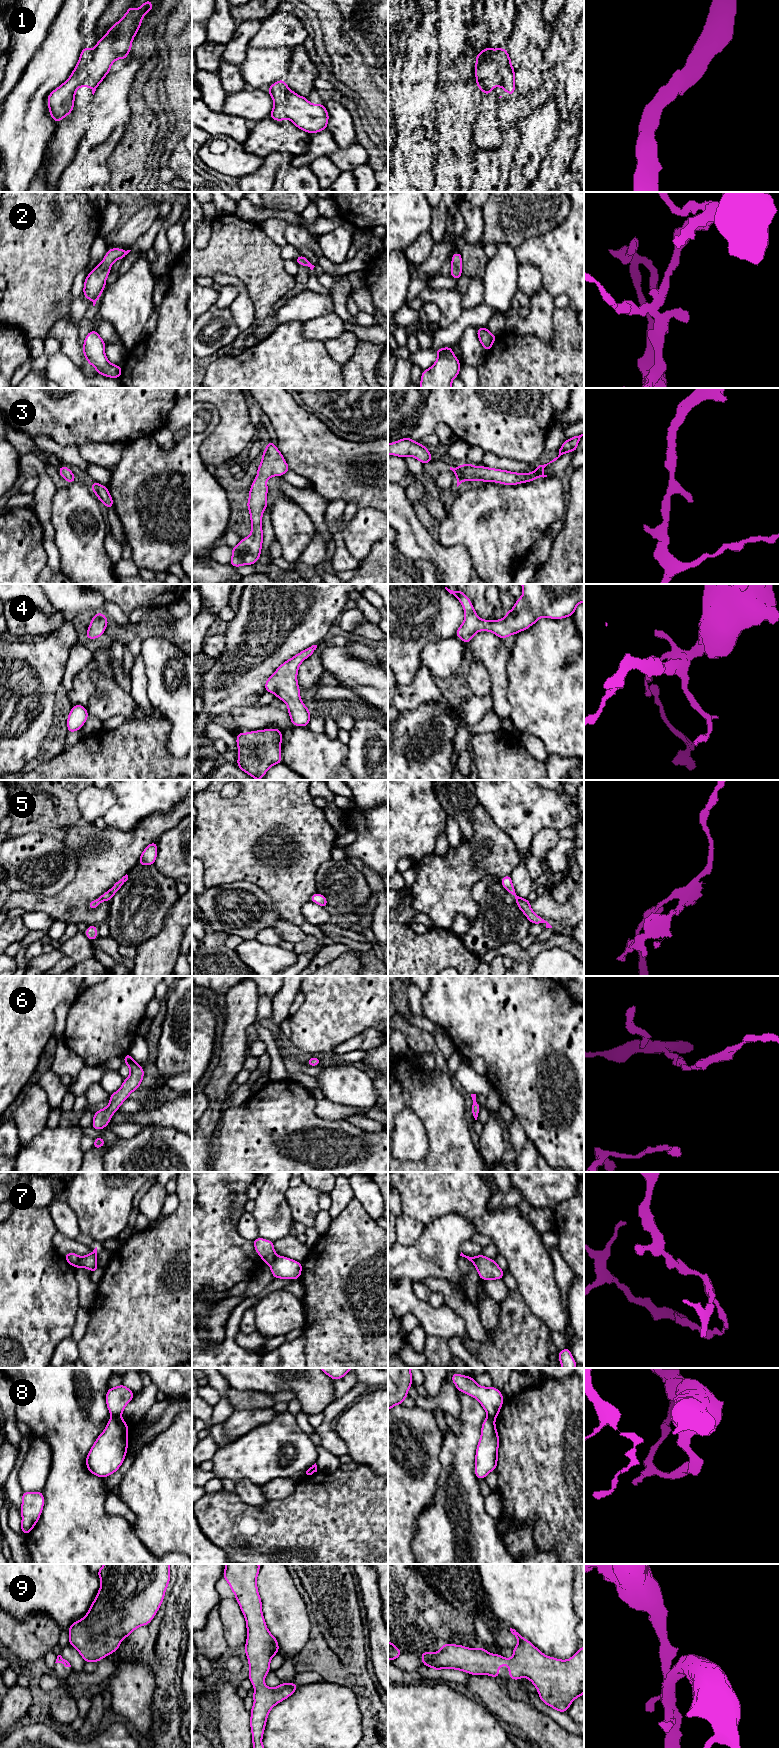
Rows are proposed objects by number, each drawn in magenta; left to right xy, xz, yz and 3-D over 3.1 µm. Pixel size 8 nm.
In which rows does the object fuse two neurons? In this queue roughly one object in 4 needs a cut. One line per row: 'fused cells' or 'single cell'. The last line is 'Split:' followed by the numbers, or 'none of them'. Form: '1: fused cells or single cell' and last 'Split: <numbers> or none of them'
1: single cell
2: single cell
3: single cell
4: single cell
5: single cell
6: single cell
7: fused cells
8: fused cells
9: single cell
Split: 7, 8

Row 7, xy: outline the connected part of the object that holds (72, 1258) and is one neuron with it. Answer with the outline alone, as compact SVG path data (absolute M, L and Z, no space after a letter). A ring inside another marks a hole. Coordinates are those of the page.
M71 1252L64 1255L64 1258L71 1266L75 1267L80 1257L76 1253Z

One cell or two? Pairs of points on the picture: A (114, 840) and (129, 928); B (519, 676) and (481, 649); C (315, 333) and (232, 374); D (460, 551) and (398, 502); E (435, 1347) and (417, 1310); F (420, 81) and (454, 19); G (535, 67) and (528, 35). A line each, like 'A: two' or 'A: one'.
A: two
B: two
C: two
D: one
E: two
F: two
G: one

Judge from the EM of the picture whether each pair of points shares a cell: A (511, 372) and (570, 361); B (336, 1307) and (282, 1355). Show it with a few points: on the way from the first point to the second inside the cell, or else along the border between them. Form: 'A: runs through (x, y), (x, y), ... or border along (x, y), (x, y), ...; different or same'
A: runs through (526, 372), (529, 370), (555, 370); same
B: border along (302, 1334), (304, 1336), (304, 1355), (306, 1357); different

